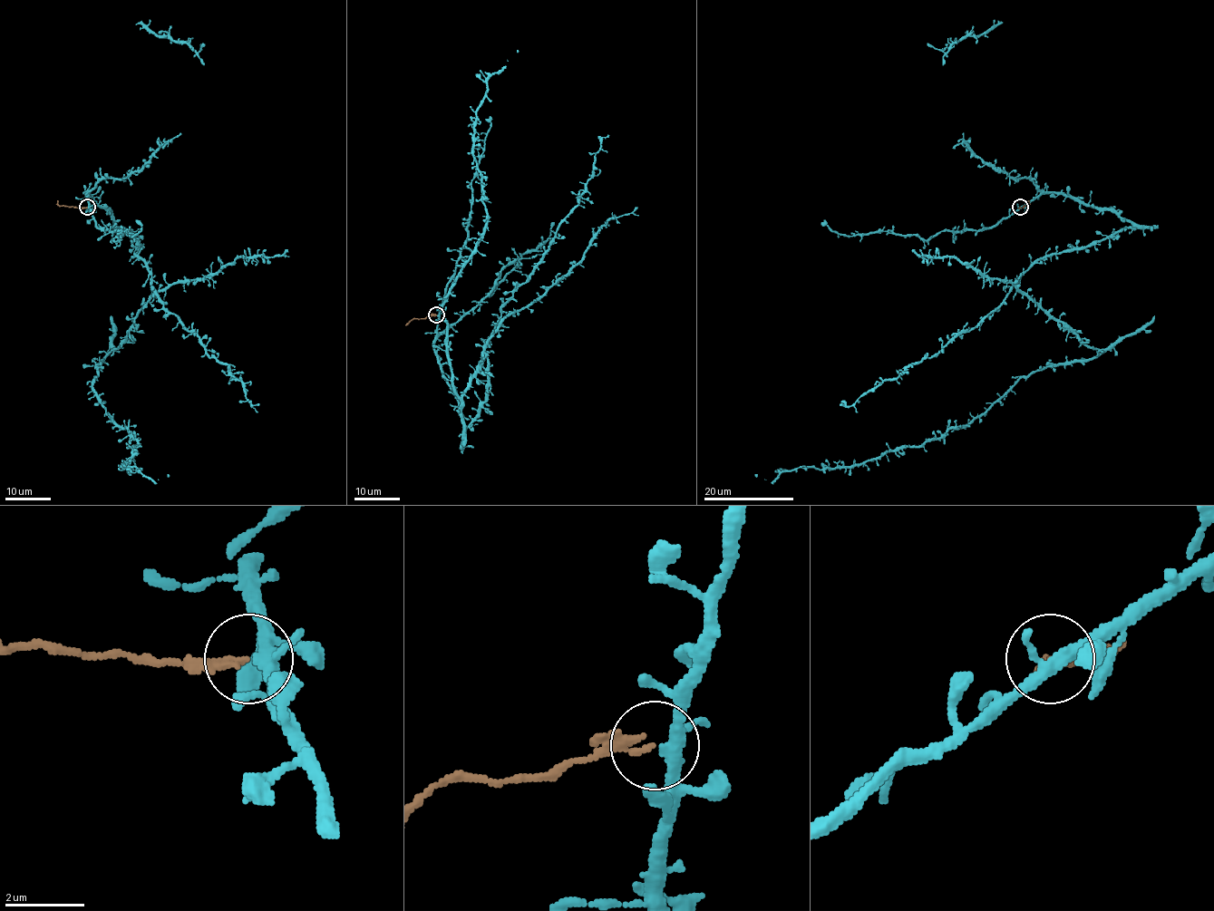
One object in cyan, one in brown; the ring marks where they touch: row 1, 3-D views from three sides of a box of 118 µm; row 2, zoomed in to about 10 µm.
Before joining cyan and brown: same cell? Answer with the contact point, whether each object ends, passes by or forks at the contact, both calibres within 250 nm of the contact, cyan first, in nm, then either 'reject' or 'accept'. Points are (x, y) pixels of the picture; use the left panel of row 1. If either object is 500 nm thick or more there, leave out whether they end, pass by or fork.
(87, 207) | cyan forks | brown ends | 280/170 nm | reject

